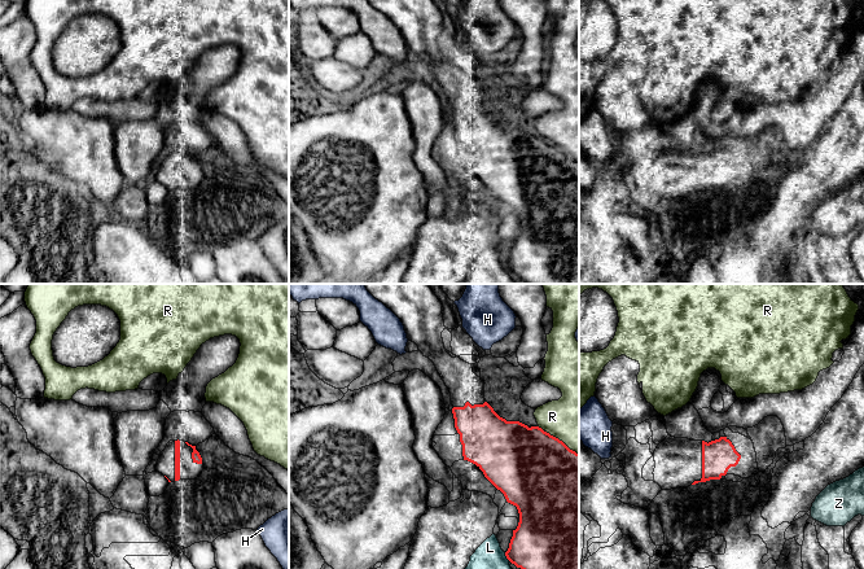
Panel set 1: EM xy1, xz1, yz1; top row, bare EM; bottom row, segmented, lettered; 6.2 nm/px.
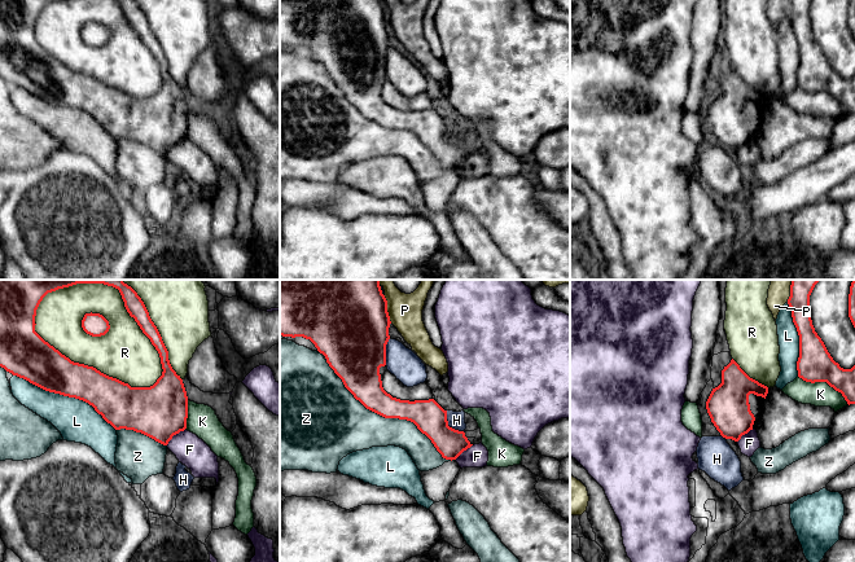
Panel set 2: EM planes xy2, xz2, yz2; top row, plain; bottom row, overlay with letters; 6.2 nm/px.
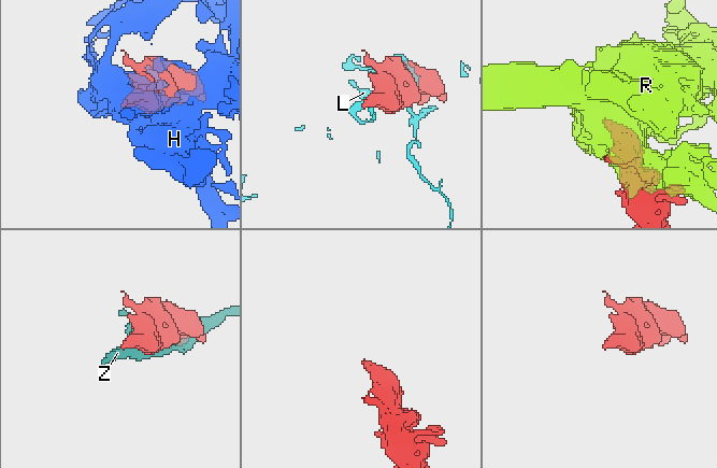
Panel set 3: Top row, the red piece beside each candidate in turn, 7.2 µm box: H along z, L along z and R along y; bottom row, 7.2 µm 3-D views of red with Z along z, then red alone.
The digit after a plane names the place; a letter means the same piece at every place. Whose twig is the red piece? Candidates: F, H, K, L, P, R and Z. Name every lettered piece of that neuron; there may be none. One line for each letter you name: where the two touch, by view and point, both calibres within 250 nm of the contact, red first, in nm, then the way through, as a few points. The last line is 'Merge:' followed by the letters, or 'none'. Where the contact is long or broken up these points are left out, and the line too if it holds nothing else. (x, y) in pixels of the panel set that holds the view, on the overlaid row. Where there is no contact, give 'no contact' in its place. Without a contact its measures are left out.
Merge: none

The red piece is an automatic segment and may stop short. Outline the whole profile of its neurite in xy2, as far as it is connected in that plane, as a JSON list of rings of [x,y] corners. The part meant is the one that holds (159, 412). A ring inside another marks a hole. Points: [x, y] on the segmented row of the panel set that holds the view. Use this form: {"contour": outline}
{"contour": [[[0,280],[0,366],[45,391],[88,403],[115,430],[133,430],[167,445],[174,435],[187,429],[188,396],[183,379],[172,369],[168,351],[144,302],[123,280]],[[76,284],[104,284],[119,290],[127,312],[159,354],[163,372],[153,386],[131,387],[93,366],[74,363],[35,332],[36,309],[43,298]]]}

